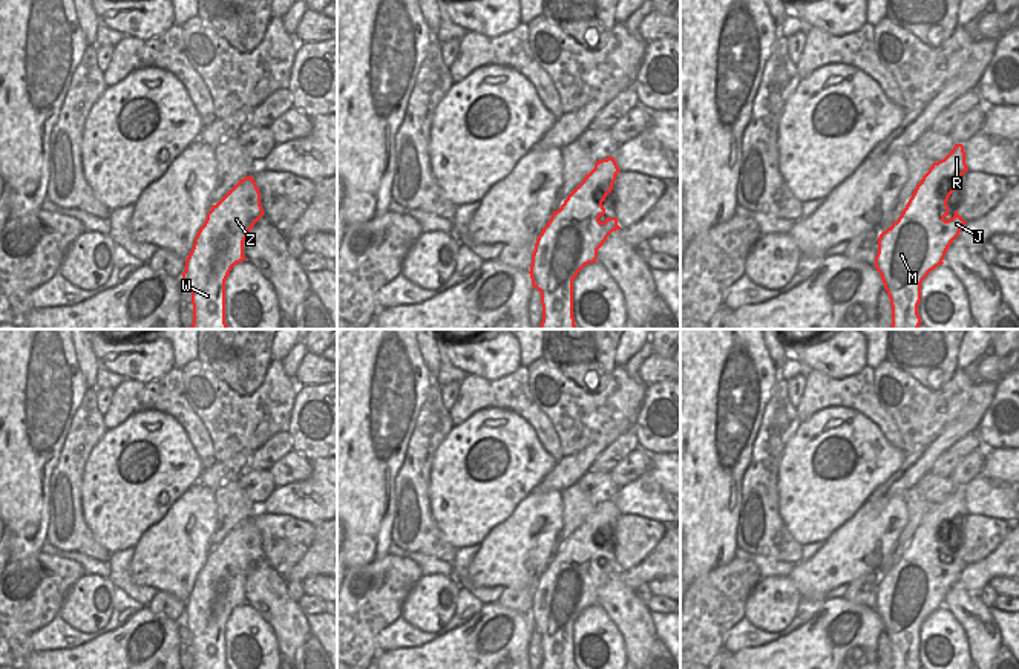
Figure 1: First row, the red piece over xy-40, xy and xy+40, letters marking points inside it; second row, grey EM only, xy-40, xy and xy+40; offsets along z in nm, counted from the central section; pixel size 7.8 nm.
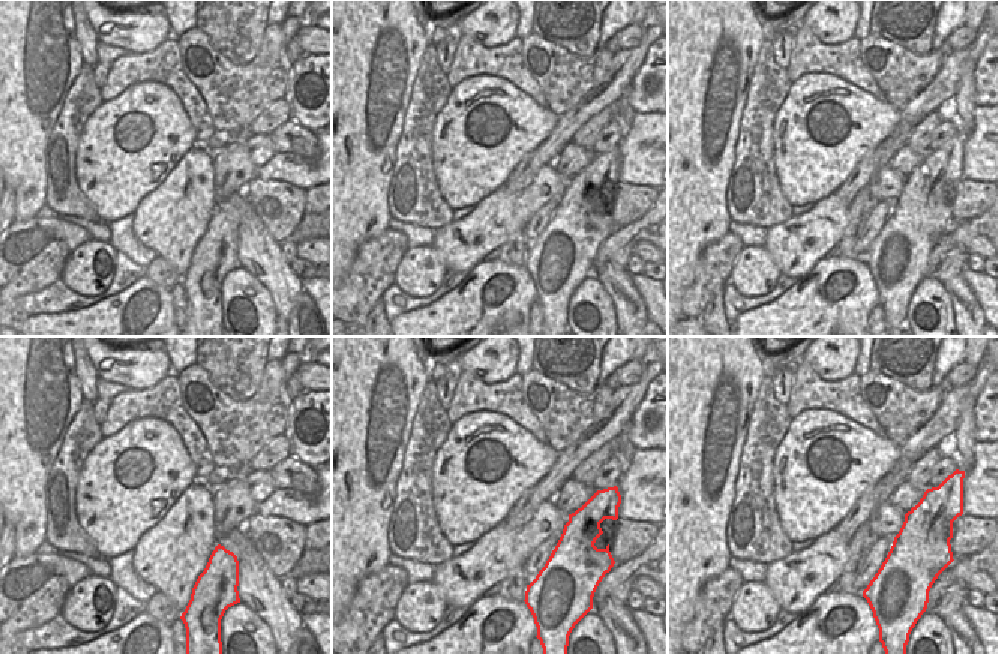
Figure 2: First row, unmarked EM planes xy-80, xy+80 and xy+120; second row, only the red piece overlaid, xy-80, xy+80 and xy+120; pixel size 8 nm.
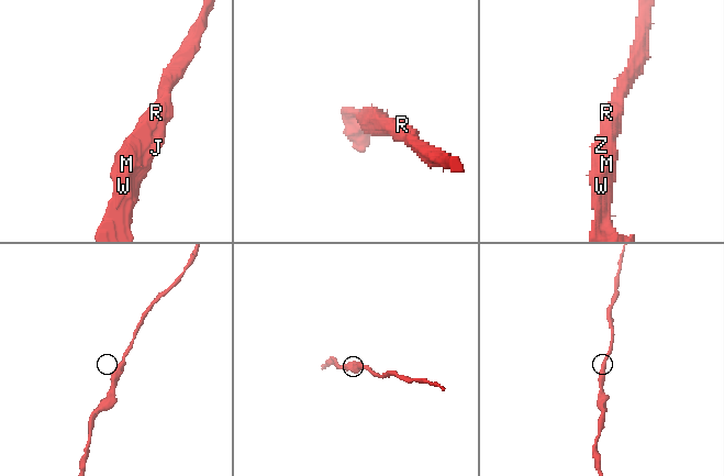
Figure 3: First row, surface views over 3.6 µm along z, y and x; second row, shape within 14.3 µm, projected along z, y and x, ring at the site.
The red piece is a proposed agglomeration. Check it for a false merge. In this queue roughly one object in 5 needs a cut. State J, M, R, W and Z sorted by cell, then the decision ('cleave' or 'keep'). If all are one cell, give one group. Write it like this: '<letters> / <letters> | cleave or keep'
J M R W Z | keep

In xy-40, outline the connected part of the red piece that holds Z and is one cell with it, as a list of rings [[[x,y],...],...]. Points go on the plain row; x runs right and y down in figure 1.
[[[251,517],[211,548],[182,615],[192,634],[192,669],[227,669],[225,623],[236,606],[247,603],[244,585],[262,559],[260,534]]]

